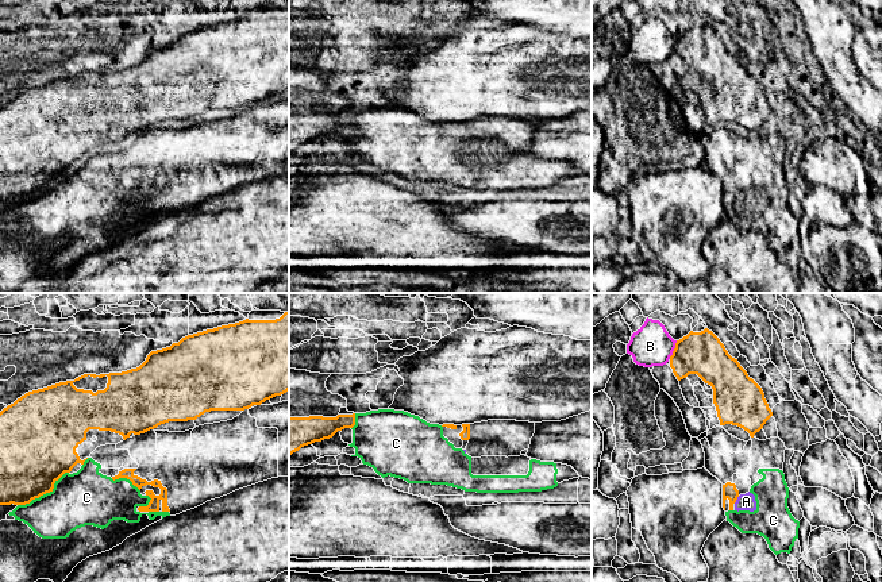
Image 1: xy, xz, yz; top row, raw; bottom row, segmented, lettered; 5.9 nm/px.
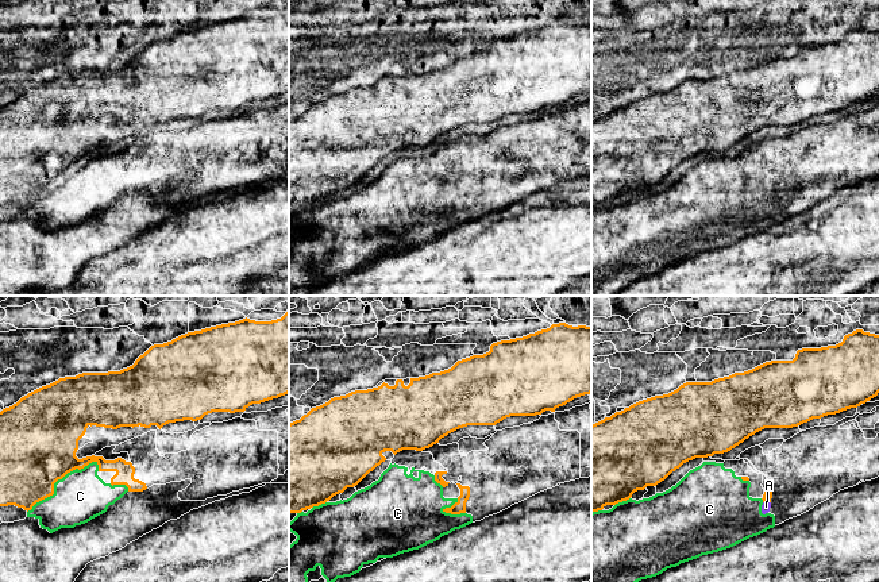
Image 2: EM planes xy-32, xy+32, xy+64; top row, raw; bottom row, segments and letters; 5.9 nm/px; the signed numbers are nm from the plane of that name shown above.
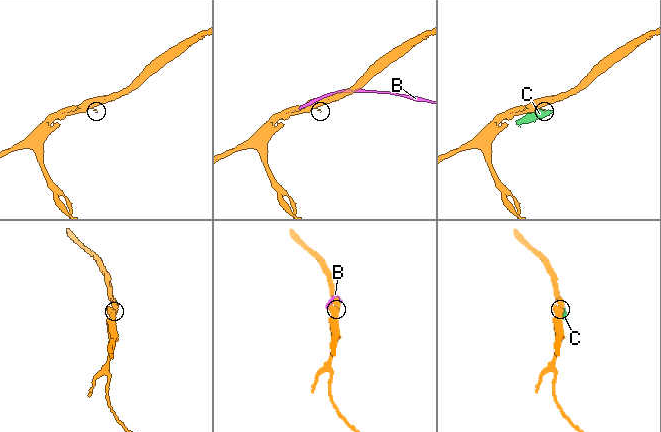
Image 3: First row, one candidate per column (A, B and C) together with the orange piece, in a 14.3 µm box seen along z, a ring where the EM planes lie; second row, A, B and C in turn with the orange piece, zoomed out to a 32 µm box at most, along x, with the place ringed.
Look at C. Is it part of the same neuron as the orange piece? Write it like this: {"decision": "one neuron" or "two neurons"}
{"decision": "two neurons"}

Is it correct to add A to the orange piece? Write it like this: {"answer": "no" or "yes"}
{"answer": "no"}

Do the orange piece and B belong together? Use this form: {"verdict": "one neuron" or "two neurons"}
{"verdict": "two neurons"}

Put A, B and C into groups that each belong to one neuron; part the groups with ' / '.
A C / B

